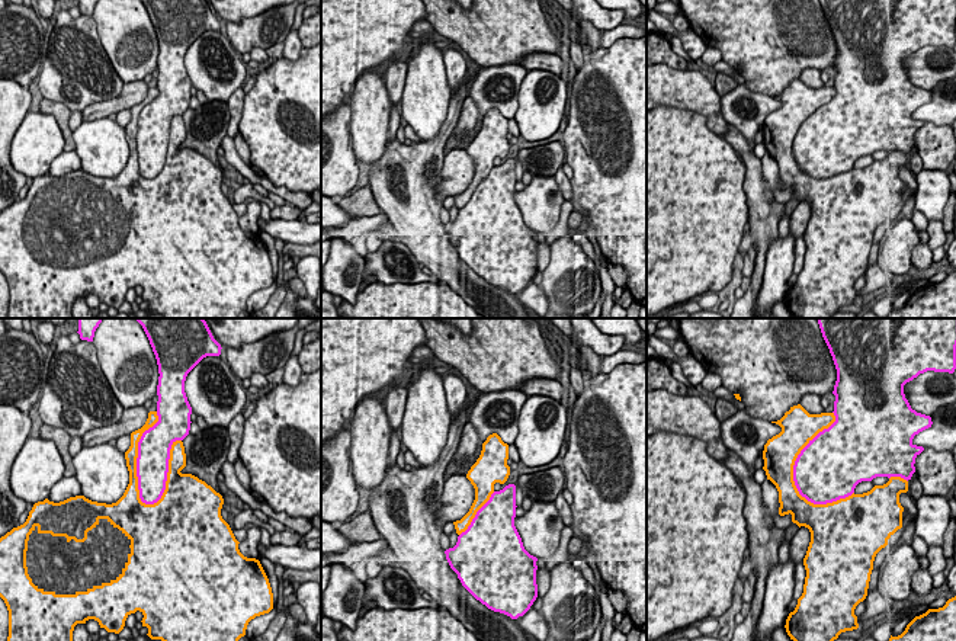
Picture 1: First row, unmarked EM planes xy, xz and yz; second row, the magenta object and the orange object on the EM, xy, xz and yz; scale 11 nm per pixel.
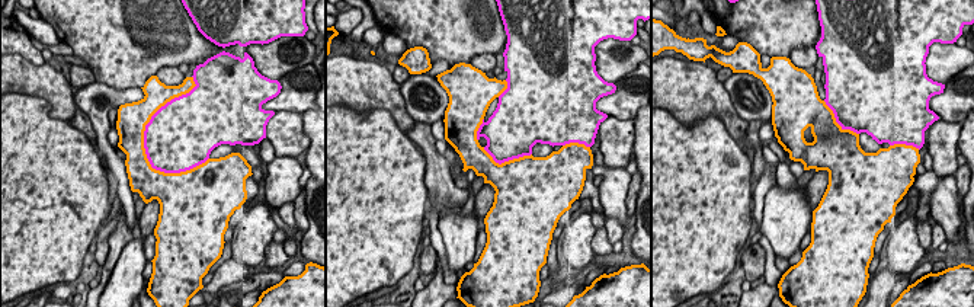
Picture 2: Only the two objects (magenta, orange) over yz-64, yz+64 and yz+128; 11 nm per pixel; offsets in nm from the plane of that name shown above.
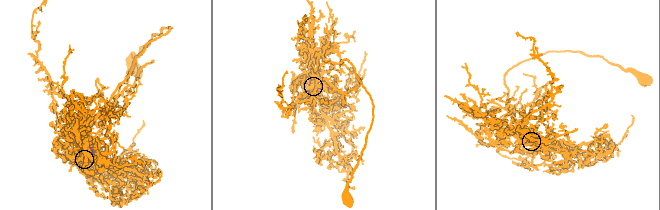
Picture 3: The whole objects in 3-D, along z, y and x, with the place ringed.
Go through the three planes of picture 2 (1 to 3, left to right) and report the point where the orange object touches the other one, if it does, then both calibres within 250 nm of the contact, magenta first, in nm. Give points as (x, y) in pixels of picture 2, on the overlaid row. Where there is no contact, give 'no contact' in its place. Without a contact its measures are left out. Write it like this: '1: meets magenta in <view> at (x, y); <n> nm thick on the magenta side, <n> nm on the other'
1: meets magenta in yz-64 at (151, 118); 500 nm thick on the magenta side, 320 nm on the other
2: meets magenta in yz+64 at (506, 160); 460 nm thick on the magenta side, 480 nm on the other
3: meets magenta in yz+128 at (838, 122); 500 nm thick on the magenta side, 420 nm on the other

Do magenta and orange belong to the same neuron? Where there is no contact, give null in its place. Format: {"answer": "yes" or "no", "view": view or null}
{"answer": "yes", "view": "xy"}

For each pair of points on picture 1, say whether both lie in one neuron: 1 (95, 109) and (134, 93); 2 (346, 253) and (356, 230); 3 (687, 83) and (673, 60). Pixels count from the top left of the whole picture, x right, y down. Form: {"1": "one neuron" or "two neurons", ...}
{"1": "one neuron", "2": "two neurons", "3": "two neurons"}

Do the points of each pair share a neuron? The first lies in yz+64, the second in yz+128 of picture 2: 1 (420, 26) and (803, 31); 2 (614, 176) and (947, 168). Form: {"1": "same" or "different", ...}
{"1": "same", "2": "different"}

